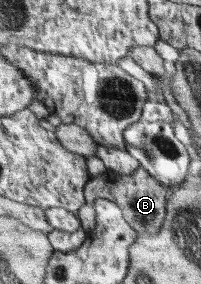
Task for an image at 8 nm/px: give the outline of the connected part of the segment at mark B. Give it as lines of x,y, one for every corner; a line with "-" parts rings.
138,167
131,175
106,172
88,179
84,186
84,200
86,204
79,210
78,215
83,222
83,228
89,232
97,227
95,201
108,199
118,203
122,207
125,219
139,232
139,234
151,234
154,236
161,232
162,225
167,217
168,190
157,178
154,178
144,167

